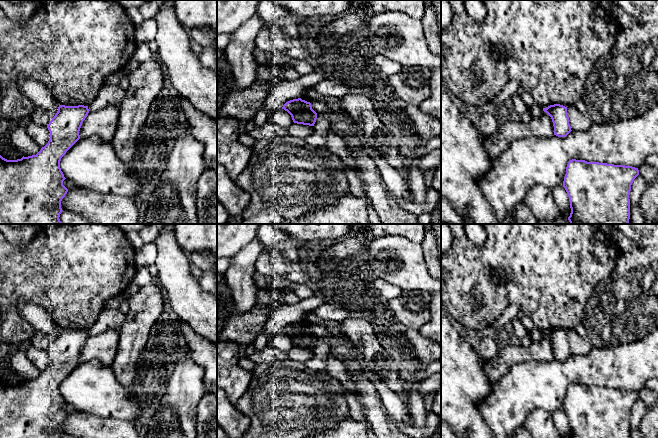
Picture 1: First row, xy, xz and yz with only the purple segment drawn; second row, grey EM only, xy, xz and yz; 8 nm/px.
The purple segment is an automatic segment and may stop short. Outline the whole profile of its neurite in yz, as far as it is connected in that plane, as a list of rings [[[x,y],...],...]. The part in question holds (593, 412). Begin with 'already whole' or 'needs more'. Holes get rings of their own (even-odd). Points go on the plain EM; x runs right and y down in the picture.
already whole; [[[572,383],[566,391],[563,405],[569,425],[570,438],[630,438],[630,415],[638,392]]]

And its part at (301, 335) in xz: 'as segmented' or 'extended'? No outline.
as segmented

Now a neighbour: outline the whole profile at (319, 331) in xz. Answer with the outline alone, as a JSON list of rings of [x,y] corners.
[[[313,325],[311,330],[317,338],[323,338],[328,335],[328,331],[323,326]]]

